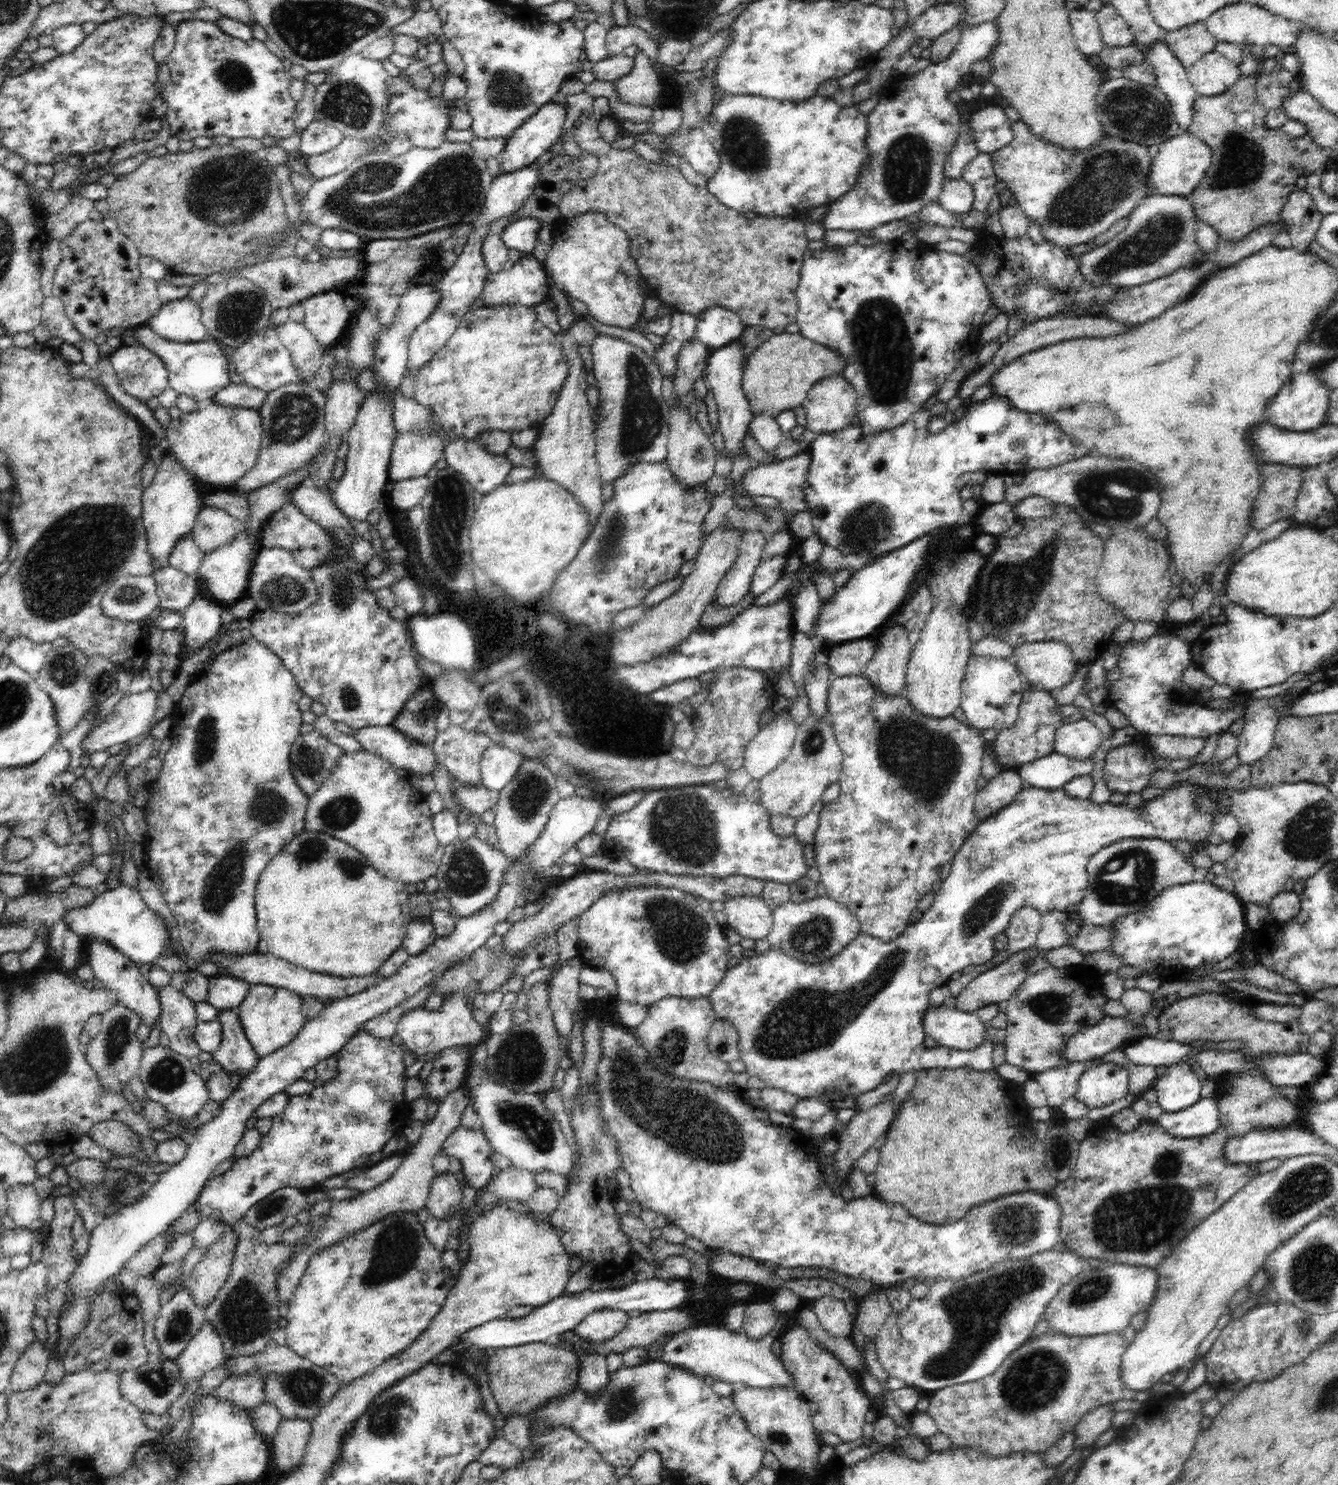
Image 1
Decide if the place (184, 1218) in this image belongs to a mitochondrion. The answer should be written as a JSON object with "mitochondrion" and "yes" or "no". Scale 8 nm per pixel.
{"mitochondrion":"no"}

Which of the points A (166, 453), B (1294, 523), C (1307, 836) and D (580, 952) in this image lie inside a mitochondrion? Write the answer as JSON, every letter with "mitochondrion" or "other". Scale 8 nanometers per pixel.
{"A":"other","B":"other","C":"mitochondrion","D":"other"}

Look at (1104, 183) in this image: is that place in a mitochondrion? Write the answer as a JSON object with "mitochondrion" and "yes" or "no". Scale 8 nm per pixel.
{"mitochondrion":"yes"}

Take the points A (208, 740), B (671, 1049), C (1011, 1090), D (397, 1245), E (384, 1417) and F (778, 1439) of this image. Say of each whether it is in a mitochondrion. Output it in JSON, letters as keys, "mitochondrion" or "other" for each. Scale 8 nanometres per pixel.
{"A":"mitochondrion","B":"mitochondrion","C":"other","D":"mitochondrion","E":"mitochondrion","F":"mitochondrion"}

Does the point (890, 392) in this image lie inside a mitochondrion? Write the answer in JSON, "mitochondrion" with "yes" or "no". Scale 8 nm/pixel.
{"mitochondrion":"yes"}

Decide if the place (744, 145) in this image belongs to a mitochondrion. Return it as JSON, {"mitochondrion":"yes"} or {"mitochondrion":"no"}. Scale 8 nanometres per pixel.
{"mitochondrion":"yes"}

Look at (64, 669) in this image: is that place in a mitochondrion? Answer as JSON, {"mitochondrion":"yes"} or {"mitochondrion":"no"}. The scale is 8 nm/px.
{"mitochondrion":"yes"}

